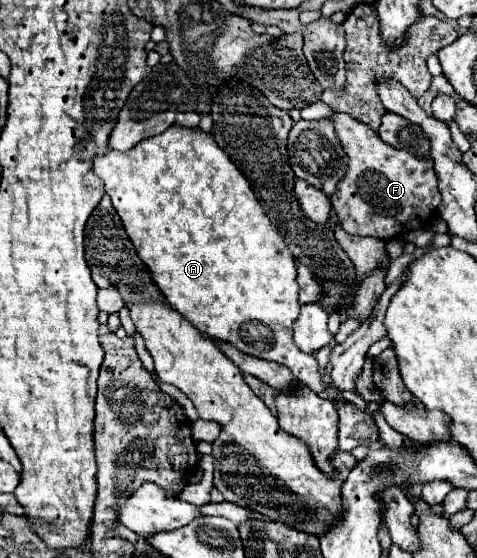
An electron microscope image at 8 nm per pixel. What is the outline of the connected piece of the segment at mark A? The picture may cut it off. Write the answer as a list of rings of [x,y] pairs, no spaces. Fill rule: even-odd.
[[[172,124],[166,132],[152,136],[150,140],[142,140],[142,144],[138,144],[134,150],[130,152],[108,152],[106,156],[98,156],[94,158],[94,174],[98,178],[104,180],[104,190],[106,194],[112,198],[112,206],[118,212],[138,256],[142,258],[142,262],[146,264],[146,268],[150,270],[150,276],[154,280],[154,284],[160,288],[160,292],[164,294],[166,302],[178,310],[188,322],[192,322],[202,334],[206,334],[212,340],[220,340],[220,342],[228,342],[232,346],[236,346],[240,352],[254,356],[254,358],[262,358],[262,360],[270,360],[276,364],[282,364],[286,368],[292,370],[292,374],[300,380],[300,384],[308,386],[310,390],[314,390],[316,394],[326,390],[326,382],[320,376],[320,368],[318,368],[318,360],[310,354],[304,354],[296,348],[294,338],[292,338],[292,324],[296,322],[298,314],[300,314],[300,302],[298,302],[298,282],[296,282],[296,262],[290,254],[290,250],[284,244],[284,238],[280,236],[278,228],[270,222],[270,218],[266,216],[262,204],[258,202],[256,194],[252,192],[248,180],[242,176],[242,172],[232,164],[232,160],[222,152],[222,148],[216,146],[214,138],[202,130],[190,130],[178,124]]]

